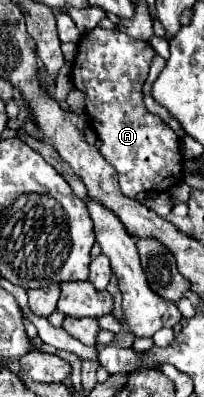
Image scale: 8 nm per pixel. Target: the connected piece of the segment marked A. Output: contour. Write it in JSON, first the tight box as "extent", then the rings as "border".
{"extent":[72,26,182,198],"border":[[[96,26],[80,38],[74,58],[72,82],[86,94],[86,114],[102,140],[100,154],[116,168],[120,190],[130,198],[142,192],[168,192],[182,178],[178,136],[158,116],[152,116],[142,102],[142,84],[148,78],[154,54],[144,40]]]}

